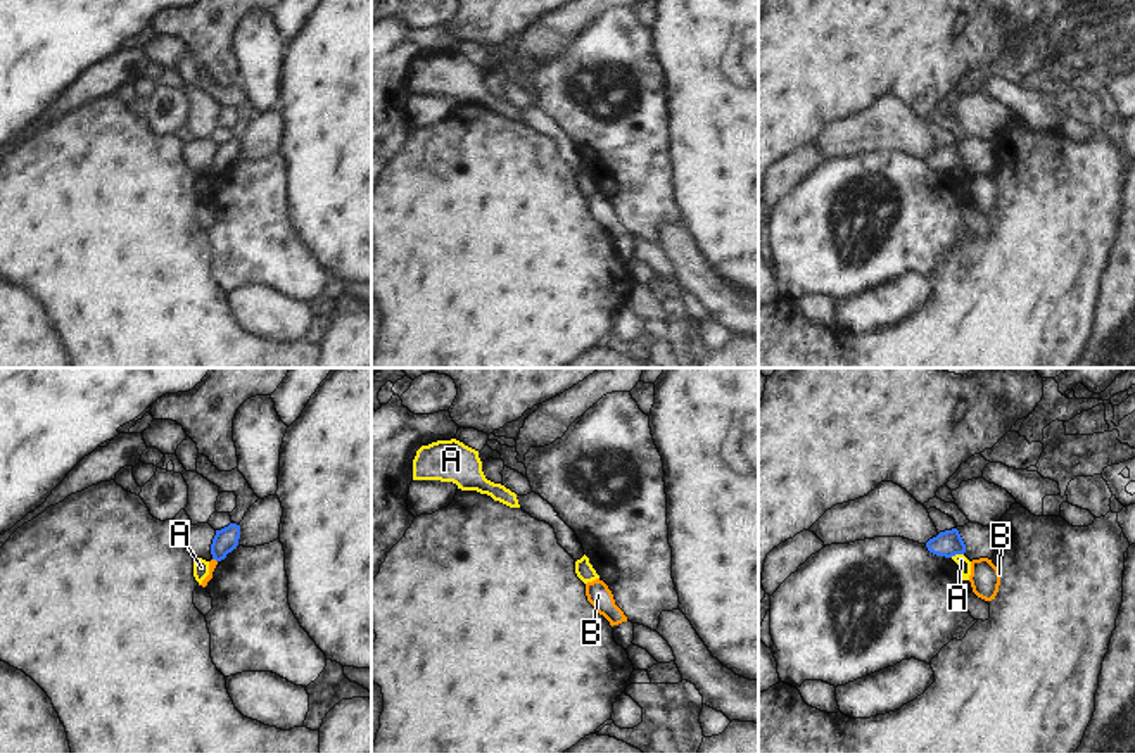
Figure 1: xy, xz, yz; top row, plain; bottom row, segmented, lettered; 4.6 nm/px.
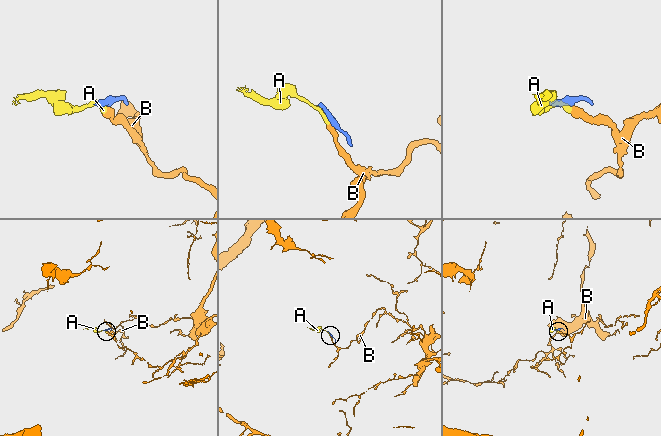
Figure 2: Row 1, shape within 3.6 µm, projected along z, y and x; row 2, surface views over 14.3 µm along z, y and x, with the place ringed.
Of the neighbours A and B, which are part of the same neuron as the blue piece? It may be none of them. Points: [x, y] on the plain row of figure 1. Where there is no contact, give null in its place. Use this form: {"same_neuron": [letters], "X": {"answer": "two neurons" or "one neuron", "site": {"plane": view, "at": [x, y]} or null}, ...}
{"same_neuron": [], "A": {"answer": "two neurons", "site": {"plane": "yz", "at": [956, 166]}}, "B": {"answer": "two neurons", "site": {"plane": "xy", "at": [215, 171]}}}

